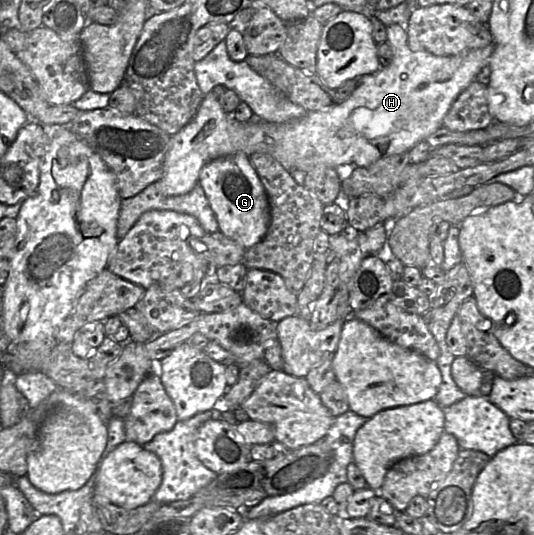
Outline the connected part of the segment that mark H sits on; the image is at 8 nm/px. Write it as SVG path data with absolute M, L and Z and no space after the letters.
M399 24L389 25L387 26L386 32L386 42L388 42L392 49L392 59L390 63L386 67L380 67L380 69L373 74L363 75L360 78L358 78L358 85L351 94L351 96L343 103L338 104L337 106L333 107L328 111L307 112L304 117L285 123L269 123L263 121L258 117L254 117L254 114L249 121L240 122L234 119L230 113L227 113L223 110L218 100L214 97L212 91L205 94L193 119L180 131L178 131L176 134L170 137L169 148L164 160L163 175L158 180L160 182L161 192L166 196L177 196L188 193L198 183L200 170L205 164L209 163L214 159L230 156L236 153L244 153L248 157L255 153L268 154L271 157L273 157L278 163L280 163L280 165L288 172L290 170L300 170L304 173L307 173L315 167L326 167L336 169L339 166L368 166L381 158L408 152L416 144L425 141L429 136L431 136L438 129L443 127L443 119L449 111L449 109L451 108L453 102L456 100L456 98L462 91L464 91L472 82L476 80L476 76L481 71L481 69L484 66L488 65L489 59L494 51L494 44L491 43L479 49L466 50L457 55L436 56L424 50L412 51L409 48L408 34L405 30L405 26L401 26Z

